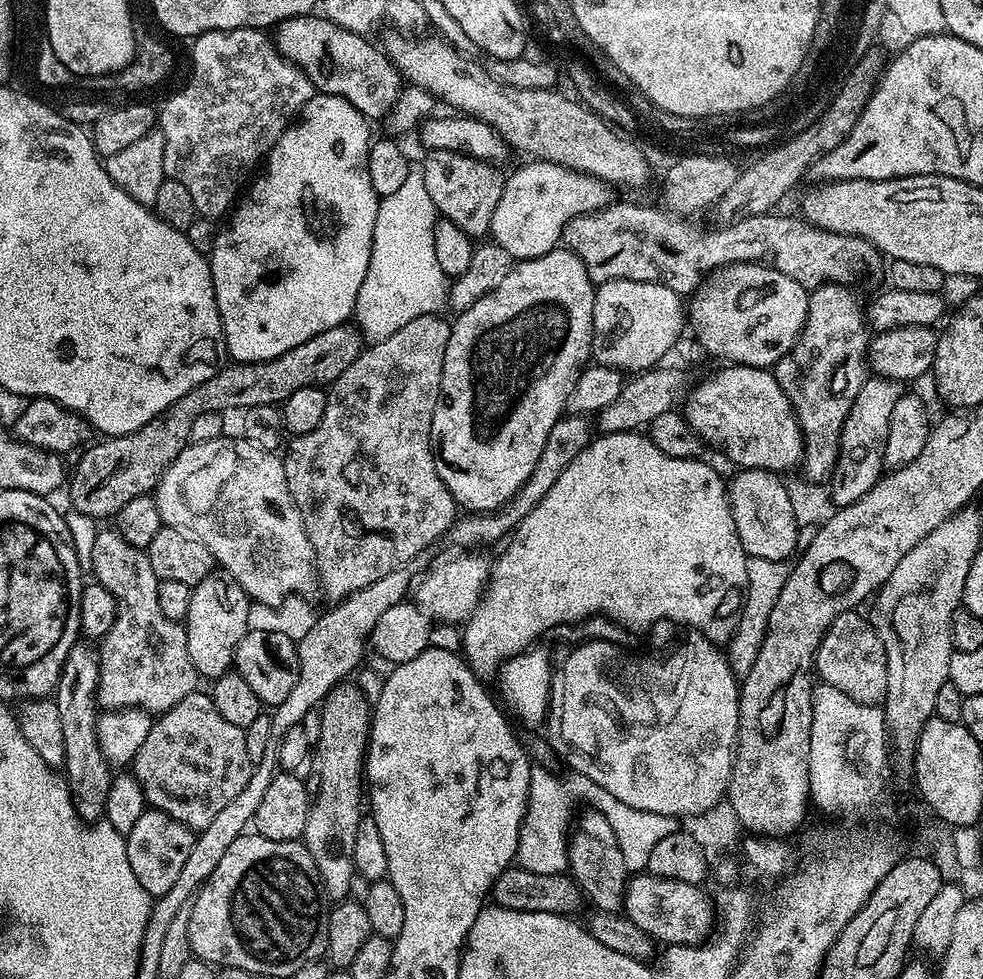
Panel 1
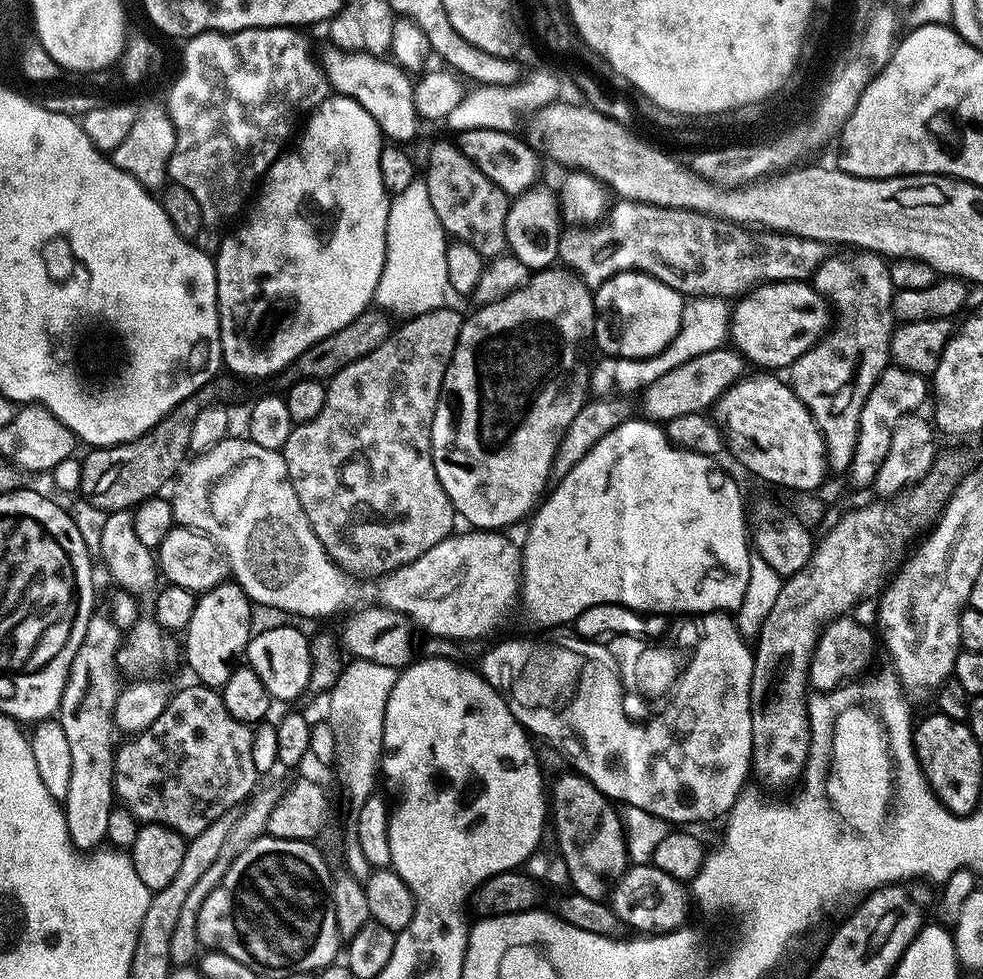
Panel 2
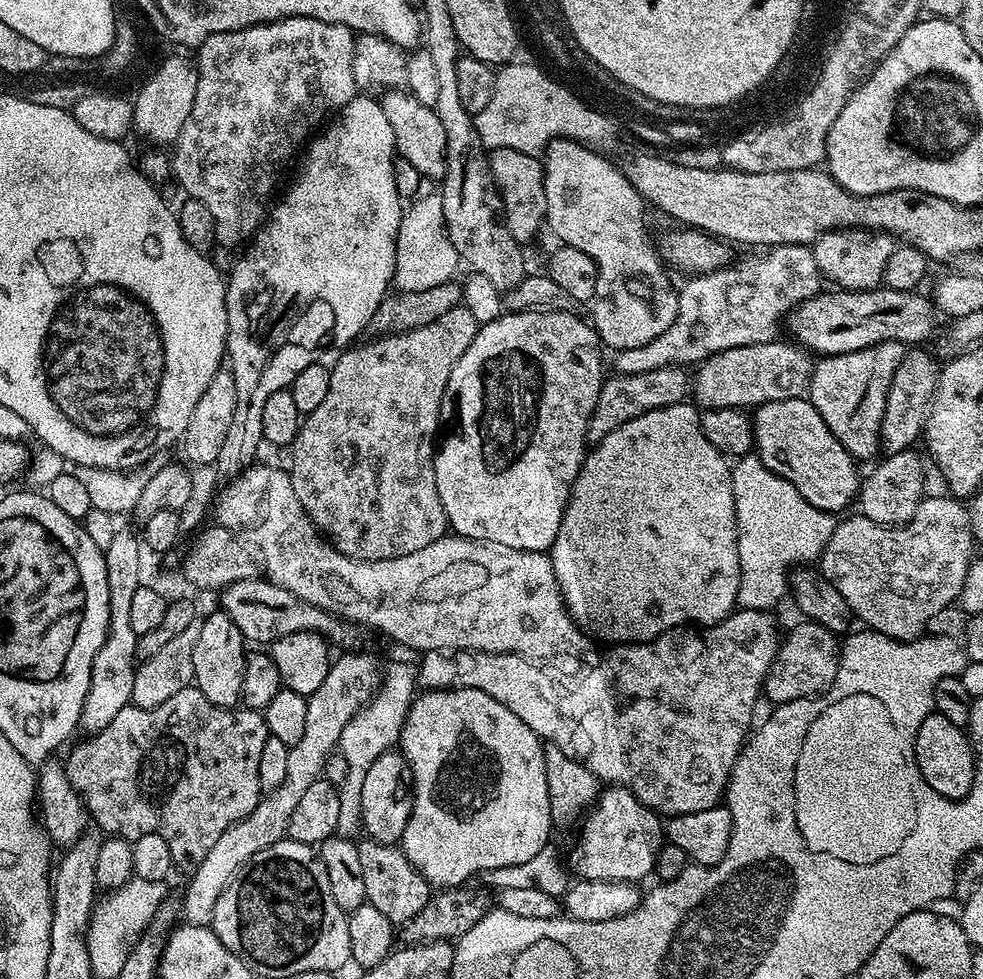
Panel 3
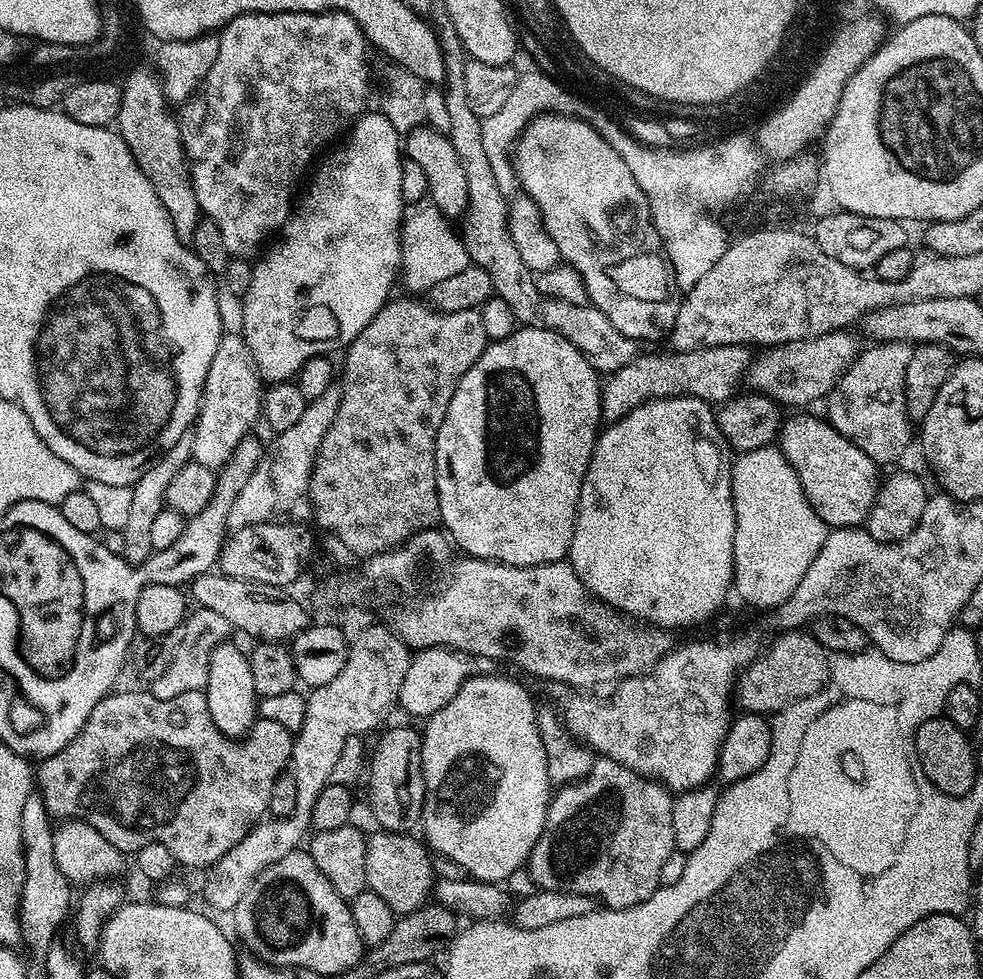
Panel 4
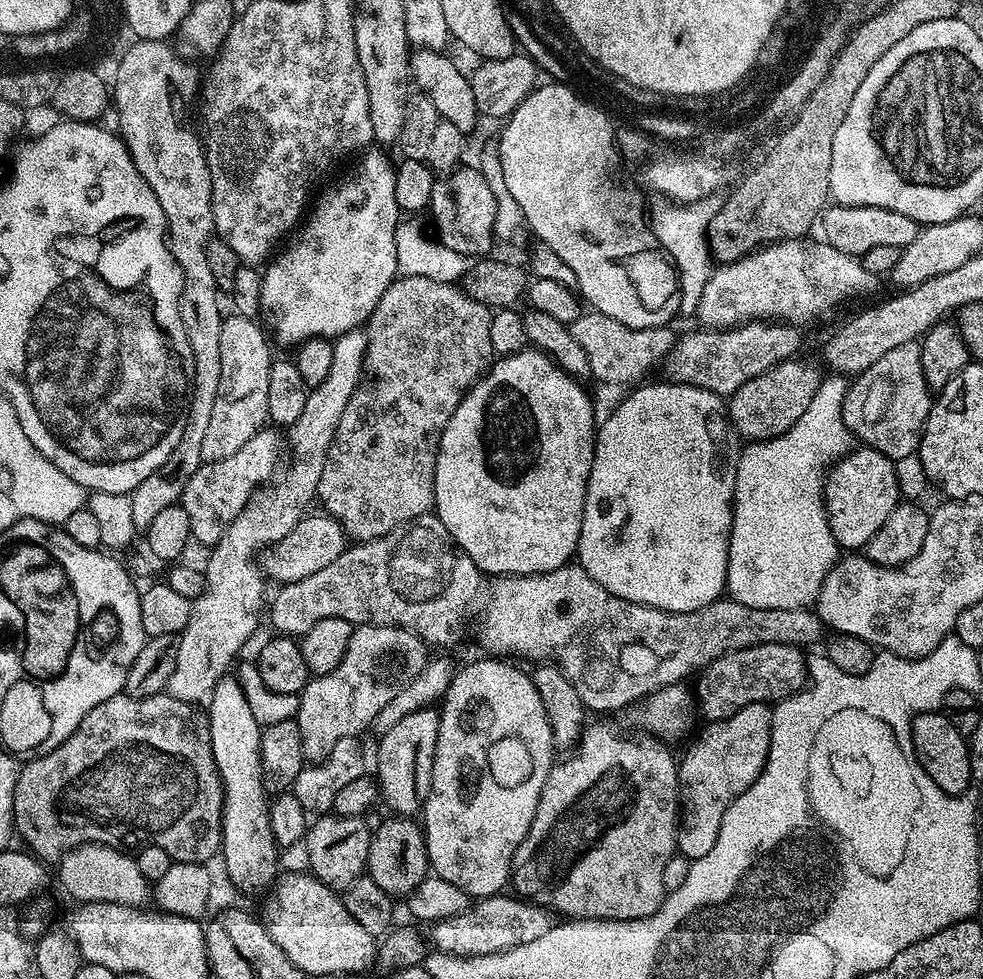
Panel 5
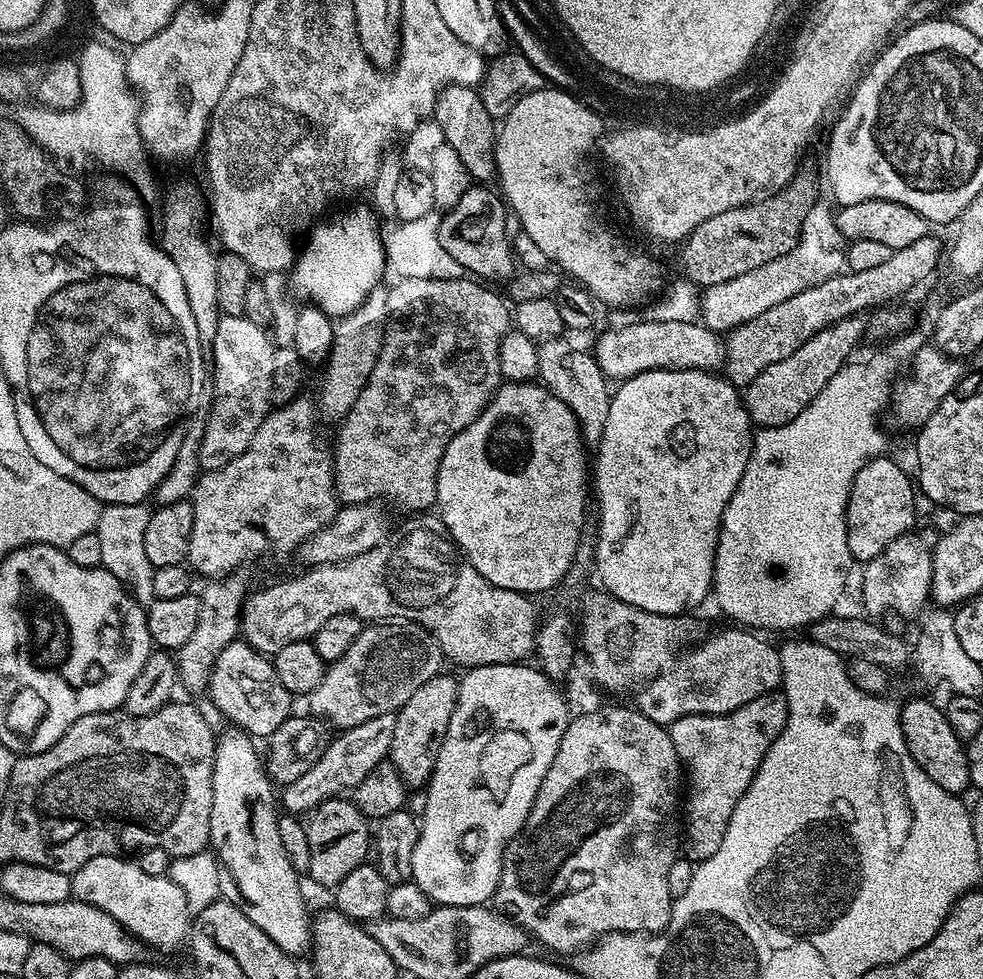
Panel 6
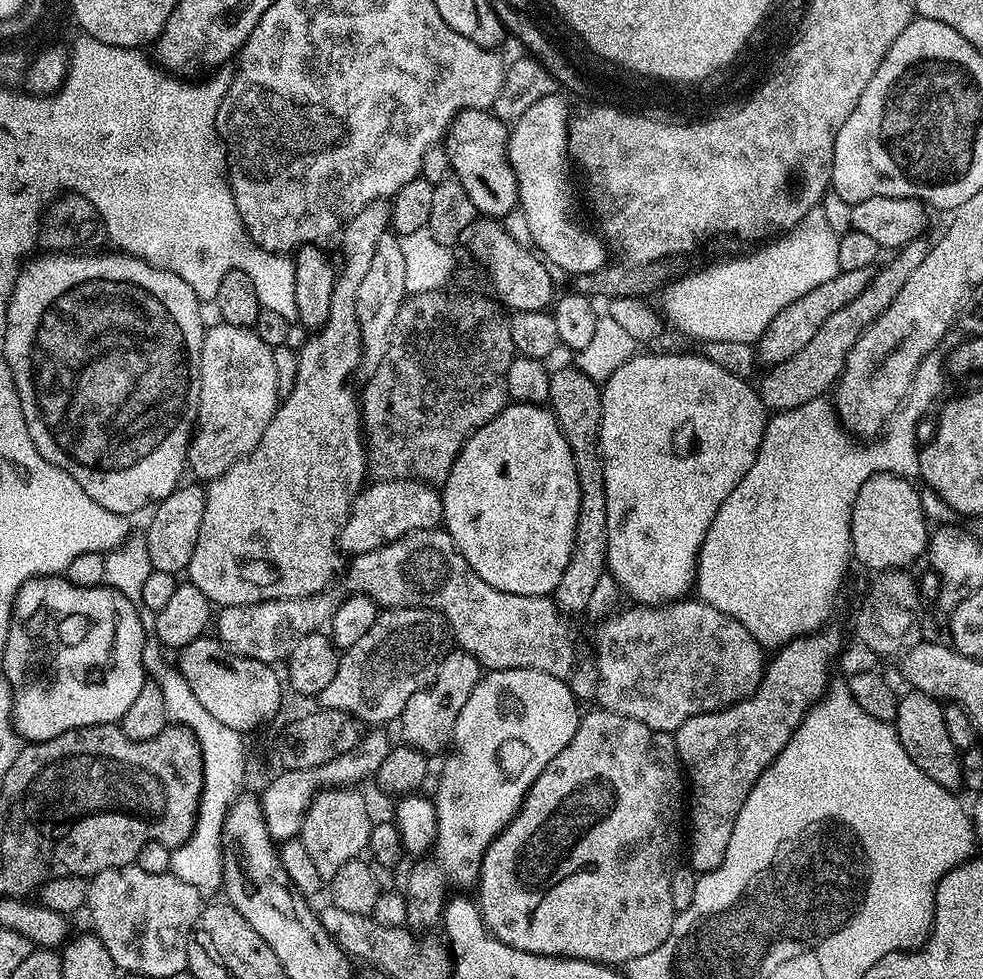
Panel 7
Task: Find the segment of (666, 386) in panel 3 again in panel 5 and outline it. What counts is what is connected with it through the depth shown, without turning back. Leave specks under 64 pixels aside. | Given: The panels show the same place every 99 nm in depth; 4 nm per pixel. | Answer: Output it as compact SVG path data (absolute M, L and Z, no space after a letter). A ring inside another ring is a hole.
M751 320L736 328L699 331L688 332L677 339L668 352L662 371L673 384L693 384L722 398L732 396L734 390L750 382L750 378L758 378L758 374L770 371L784 360L793 359L800 348L801 329L795 324Z

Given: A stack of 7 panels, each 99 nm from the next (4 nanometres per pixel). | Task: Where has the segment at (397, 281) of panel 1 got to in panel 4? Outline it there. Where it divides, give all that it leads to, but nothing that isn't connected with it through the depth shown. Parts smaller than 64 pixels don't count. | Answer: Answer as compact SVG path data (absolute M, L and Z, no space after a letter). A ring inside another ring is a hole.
M428 202L425 208L420 208L412 217L409 215L403 221L400 229L400 267L402 284L409 288L409 293L424 294L434 282L442 282L466 270L469 258L464 248L464 241L459 235L452 233L449 217L438 211L436 205Z

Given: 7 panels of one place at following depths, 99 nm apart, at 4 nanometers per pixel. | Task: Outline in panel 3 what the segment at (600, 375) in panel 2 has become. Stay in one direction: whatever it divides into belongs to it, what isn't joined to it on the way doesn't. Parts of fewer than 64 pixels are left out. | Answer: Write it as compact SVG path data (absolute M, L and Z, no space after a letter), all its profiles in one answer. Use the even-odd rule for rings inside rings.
M778 244L767 249L765 256L756 256L753 260L733 263L717 272L705 272L691 277L692 280L678 292L678 314L674 322L658 338L646 342L646 346L622 348L615 353L616 368L619 374L642 374L659 368L699 365L731 347L750 346L756 343L770 343L777 339L780 324L804 300L820 295L822 277L812 257L811 247L803 244Z

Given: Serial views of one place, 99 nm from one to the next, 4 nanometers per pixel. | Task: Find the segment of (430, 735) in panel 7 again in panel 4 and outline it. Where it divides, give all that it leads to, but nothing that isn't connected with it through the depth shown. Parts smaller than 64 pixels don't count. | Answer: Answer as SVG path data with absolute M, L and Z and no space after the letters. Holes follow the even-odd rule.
M392 728L389 732L379 733L380 741L376 749L371 749L370 759L366 764L368 776L368 808L377 820L379 827L385 832L413 831L412 827L421 823L424 814L424 775L422 774L422 735L412 728Z

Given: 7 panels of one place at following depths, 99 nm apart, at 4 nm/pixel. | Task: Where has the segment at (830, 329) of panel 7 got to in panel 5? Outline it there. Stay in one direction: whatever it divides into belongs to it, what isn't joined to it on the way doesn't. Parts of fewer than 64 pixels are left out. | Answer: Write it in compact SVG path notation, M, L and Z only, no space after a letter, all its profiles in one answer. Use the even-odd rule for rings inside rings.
M793 358L784 360L768 372L758 374L758 378L750 378L734 394L727 397L726 415L736 435L748 442L778 438L778 434L786 434L806 414L806 406L818 394L822 371L812 360Z

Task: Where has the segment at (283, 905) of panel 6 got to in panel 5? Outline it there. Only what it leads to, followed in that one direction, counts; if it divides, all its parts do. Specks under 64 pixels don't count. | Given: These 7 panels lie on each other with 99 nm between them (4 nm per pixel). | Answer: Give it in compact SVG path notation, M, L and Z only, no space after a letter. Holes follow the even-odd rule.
M228 674L214 686L212 699L206 705L206 715L214 762L224 787L219 855L224 856L224 868L238 891L263 893L271 889L278 876L278 845L270 830L270 796L264 791L264 768L260 764L262 729L250 711L240 684Z

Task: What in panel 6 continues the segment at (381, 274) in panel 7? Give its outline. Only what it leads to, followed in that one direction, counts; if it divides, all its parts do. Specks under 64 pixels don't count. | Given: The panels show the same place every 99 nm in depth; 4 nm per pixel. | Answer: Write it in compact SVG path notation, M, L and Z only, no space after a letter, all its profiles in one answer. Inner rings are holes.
M378 286L358 306L358 310L349 316L341 316L334 323L334 342L332 353L327 358L326 367L323 369L324 382L320 386L320 400L318 399L318 412L333 422L344 419L344 415L358 402L358 394L366 386L370 374L374 370L374 362L378 362L378 354L382 350L384 331L390 323L390 305L388 303L389 289ZM328 368L328 369L327 369Z

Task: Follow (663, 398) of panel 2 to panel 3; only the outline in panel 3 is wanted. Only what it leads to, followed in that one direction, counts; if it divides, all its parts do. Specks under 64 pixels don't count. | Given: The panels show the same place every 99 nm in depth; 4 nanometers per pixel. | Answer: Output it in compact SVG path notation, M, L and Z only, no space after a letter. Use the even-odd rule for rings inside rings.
M782 340L731 347L701 361L692 378L692 396L703 409L756 408L766 402L803 397L812 376L813 359L799 345Z

